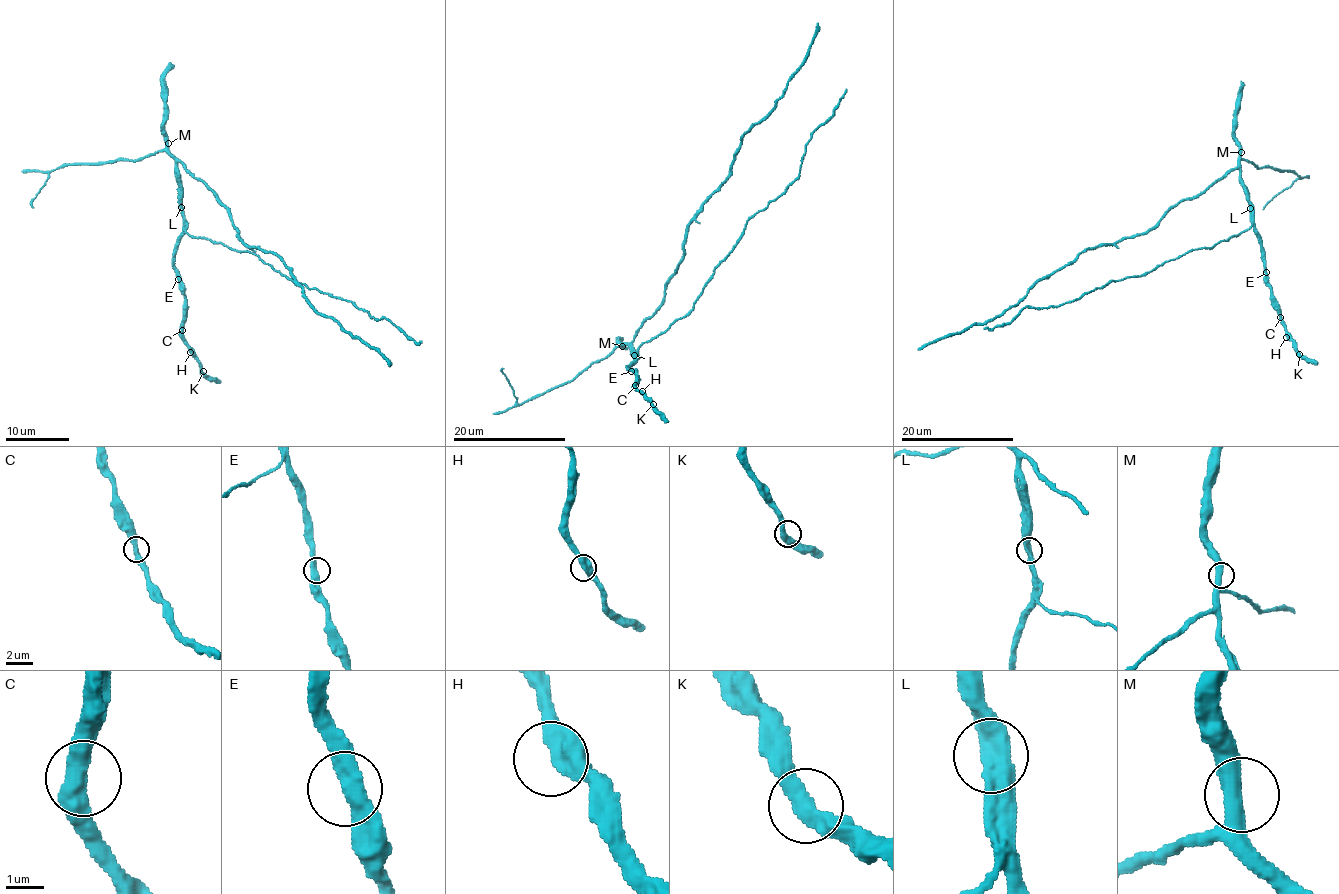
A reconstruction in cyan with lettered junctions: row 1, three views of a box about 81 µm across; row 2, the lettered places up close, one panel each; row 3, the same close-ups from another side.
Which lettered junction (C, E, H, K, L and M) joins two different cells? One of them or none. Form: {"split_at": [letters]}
{"split_at": []}

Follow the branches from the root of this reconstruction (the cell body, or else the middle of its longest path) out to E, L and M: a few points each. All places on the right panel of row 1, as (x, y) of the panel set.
E: (1240, 171), (1240, 182), (1248, 192), (1251, 221), (1266, 272)
L: (1240, 171), (1240, 182), (1248, 192), (1251, 209)
M: (1240, 171), (1241, 152)

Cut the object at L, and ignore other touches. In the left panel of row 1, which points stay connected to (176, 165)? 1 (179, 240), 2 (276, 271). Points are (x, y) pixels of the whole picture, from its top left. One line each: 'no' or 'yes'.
1: yes
2: no

